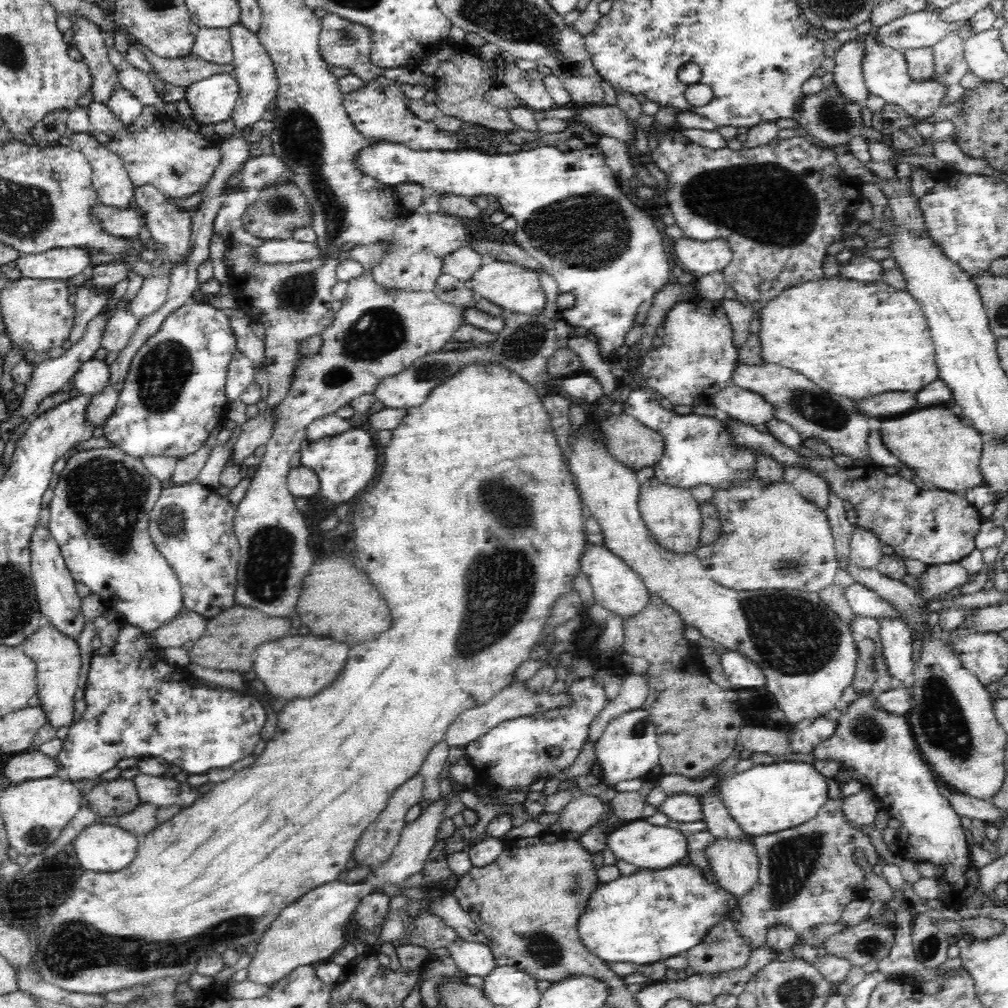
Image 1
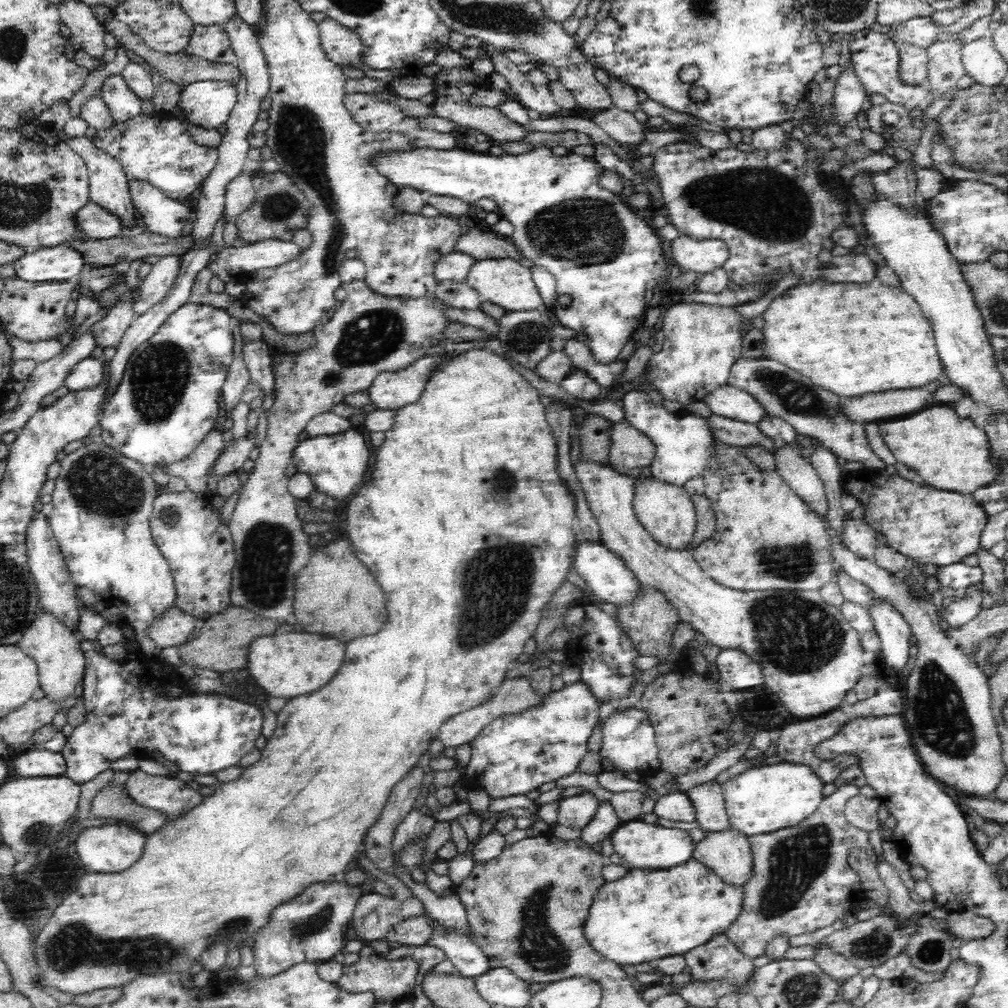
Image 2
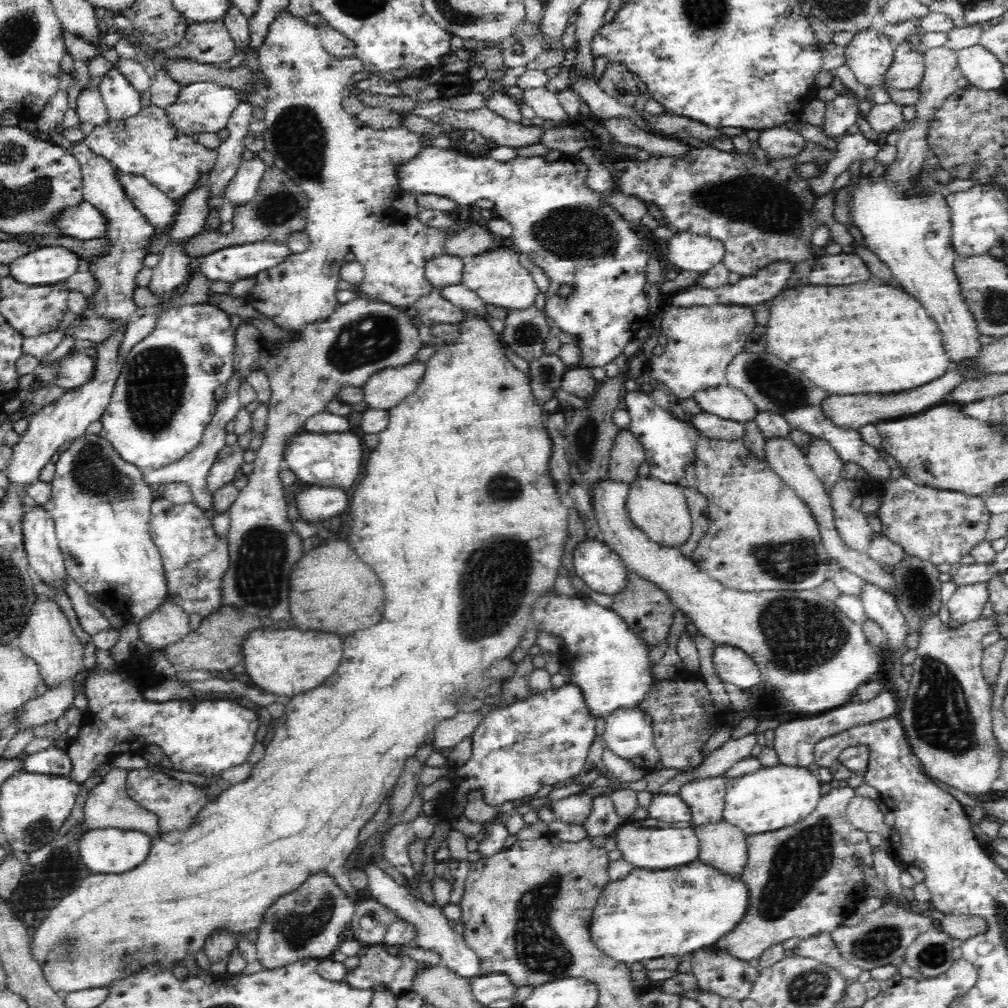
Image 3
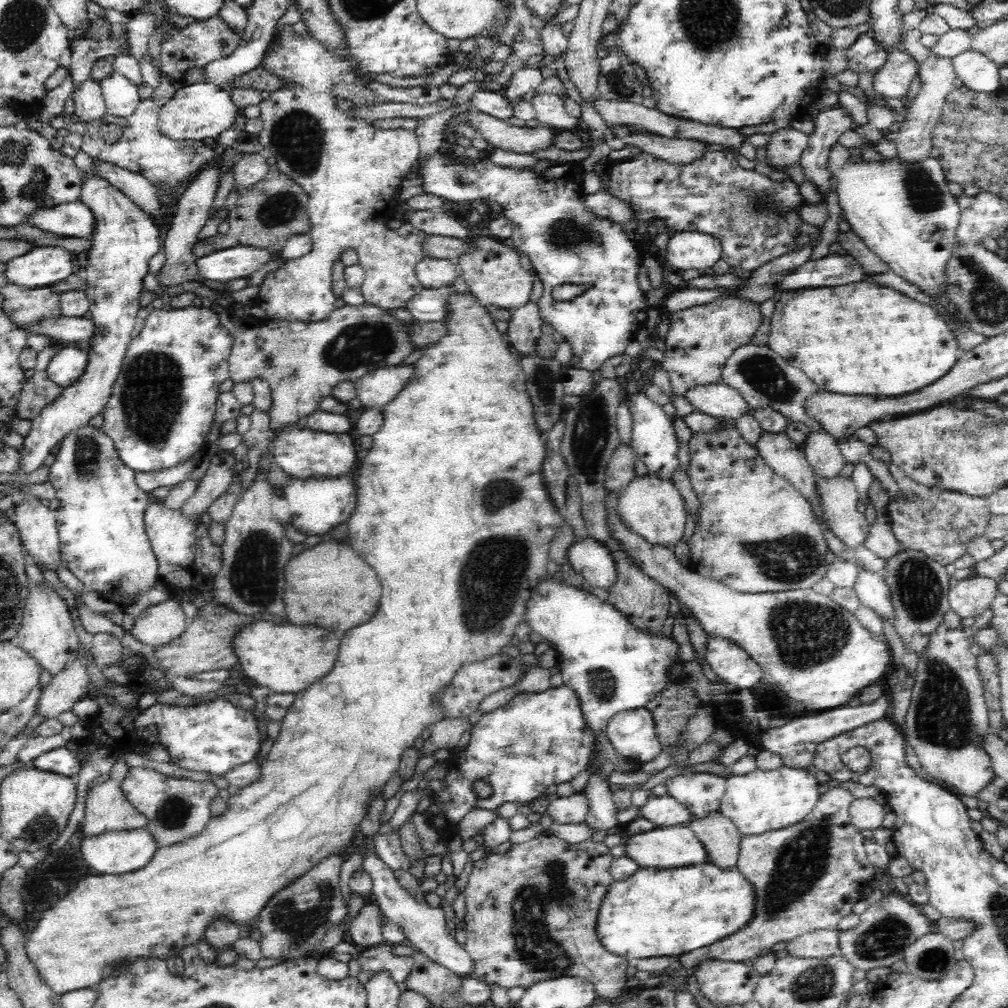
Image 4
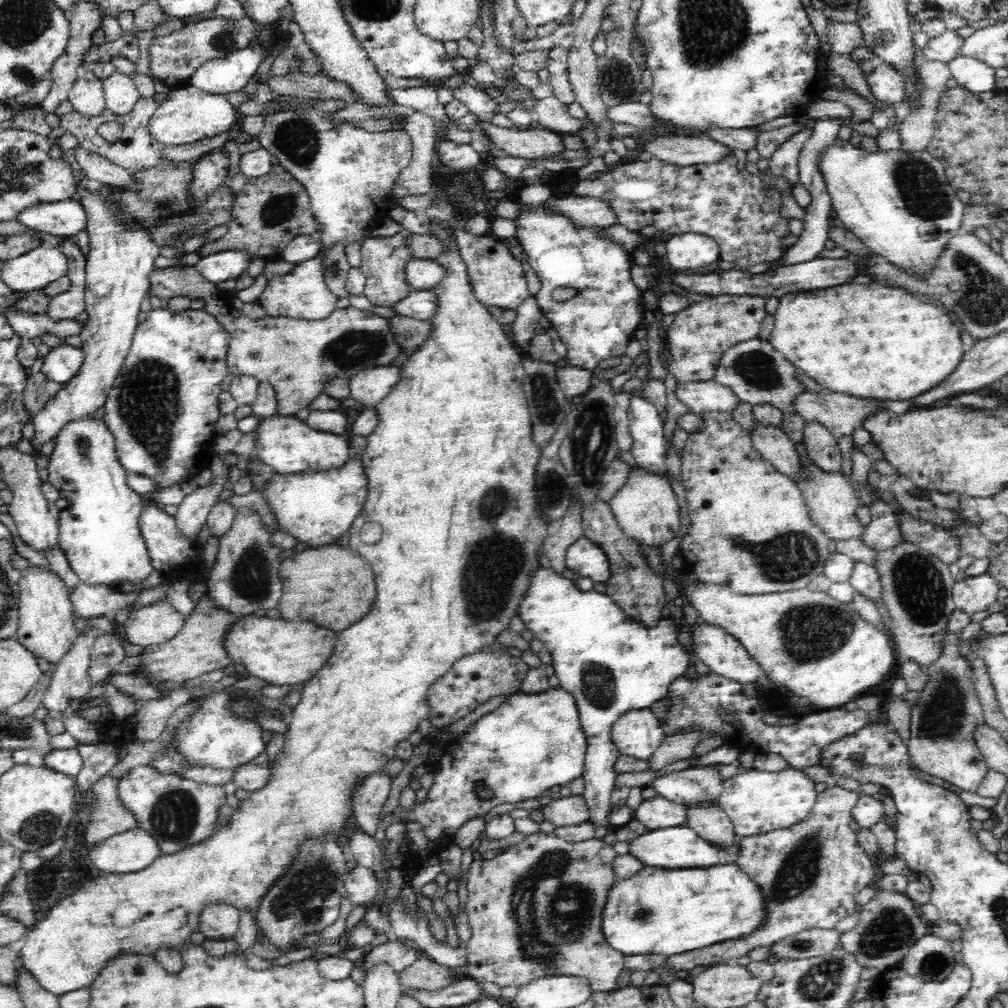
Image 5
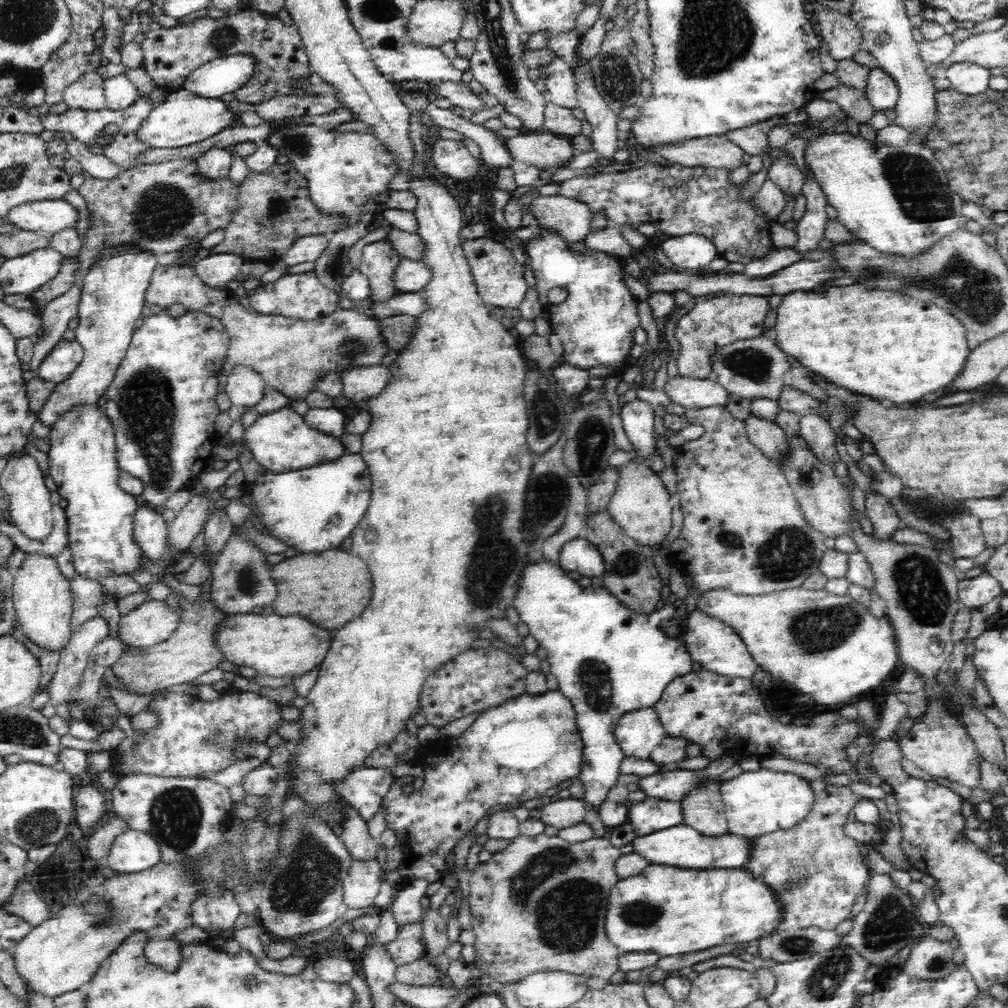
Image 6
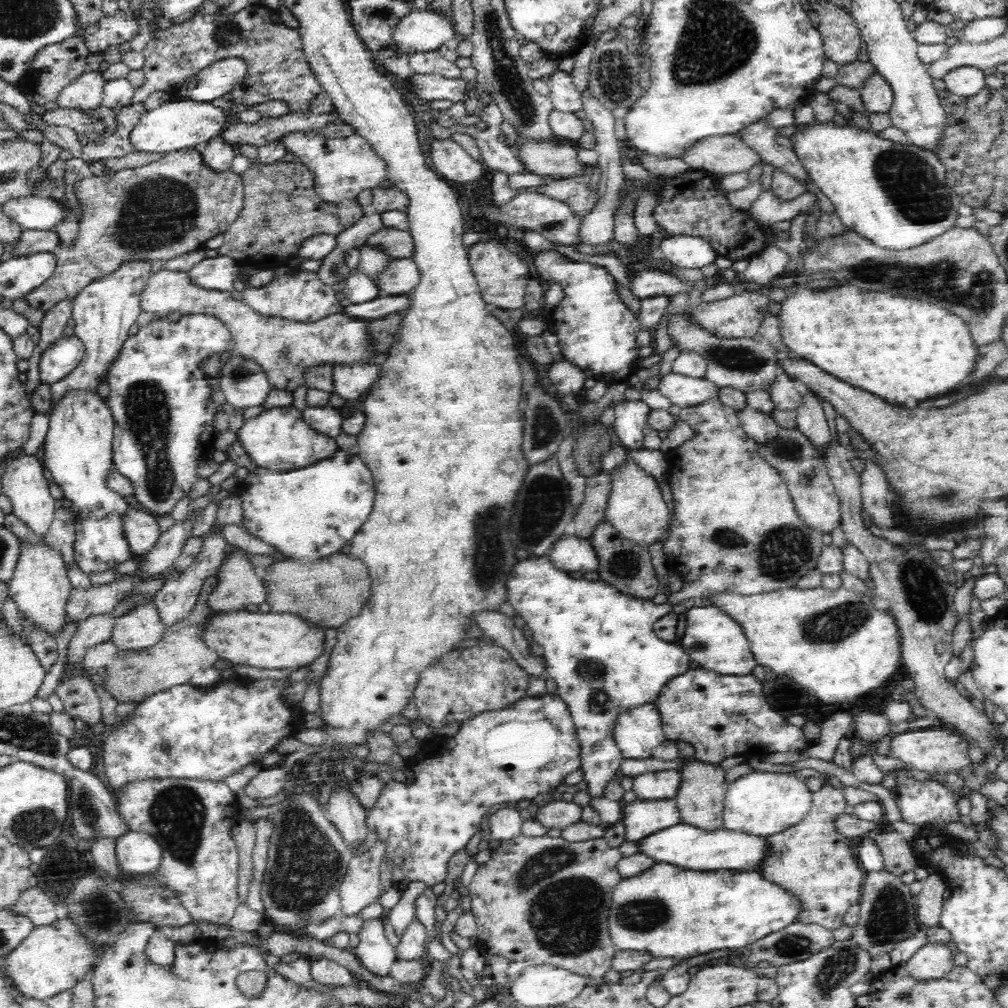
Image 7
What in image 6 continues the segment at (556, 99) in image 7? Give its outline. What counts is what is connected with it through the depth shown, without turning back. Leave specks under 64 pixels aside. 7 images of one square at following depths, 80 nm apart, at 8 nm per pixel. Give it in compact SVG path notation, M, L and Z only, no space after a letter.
M556 55L545 70L547 74L545 86L550 98L549 102L568 110L578 107L576 75L572 67Z

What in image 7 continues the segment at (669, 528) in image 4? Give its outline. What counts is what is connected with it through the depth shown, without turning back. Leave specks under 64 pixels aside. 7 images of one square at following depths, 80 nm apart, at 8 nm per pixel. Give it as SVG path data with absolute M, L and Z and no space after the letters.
M626 458L609 472L609 495L605 504L605 522L613 526L626 540L647 547L668 532L668 506L656 481L634 458Z

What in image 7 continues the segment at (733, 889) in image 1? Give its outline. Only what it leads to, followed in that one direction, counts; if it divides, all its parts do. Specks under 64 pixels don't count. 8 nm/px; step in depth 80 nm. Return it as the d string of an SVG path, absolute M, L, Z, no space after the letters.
M695 756L681 759L679 785L674 794L674 803L680 812L681 823L696 826L701 830L714 830L723 827L723 800L727 794L726 769L718 764L704 762Z

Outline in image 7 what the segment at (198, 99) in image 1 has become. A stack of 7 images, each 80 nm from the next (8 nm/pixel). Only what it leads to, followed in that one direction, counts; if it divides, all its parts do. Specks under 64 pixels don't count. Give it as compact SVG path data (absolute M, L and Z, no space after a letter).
M172 98L159 108L143 114L140 121L130 131L129 144L131 144L133 152L152 152L154 154L196 147L208 142L219 132L223 132L227 121L228 111L214 106L212 102L190 102Z

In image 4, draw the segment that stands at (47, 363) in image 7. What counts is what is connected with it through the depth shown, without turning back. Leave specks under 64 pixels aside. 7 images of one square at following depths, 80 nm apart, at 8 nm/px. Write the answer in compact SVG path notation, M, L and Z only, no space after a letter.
M73 343L56 352L45 369L52 382L62 386L72 386L80 378L88 364L88 354Z

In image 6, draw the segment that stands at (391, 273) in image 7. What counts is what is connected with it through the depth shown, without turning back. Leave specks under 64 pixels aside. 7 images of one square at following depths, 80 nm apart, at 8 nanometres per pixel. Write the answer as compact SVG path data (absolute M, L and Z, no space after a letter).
M403 258L393 270L393 287L398 293L416 292L425 285L430 278L427 266L419 260Z

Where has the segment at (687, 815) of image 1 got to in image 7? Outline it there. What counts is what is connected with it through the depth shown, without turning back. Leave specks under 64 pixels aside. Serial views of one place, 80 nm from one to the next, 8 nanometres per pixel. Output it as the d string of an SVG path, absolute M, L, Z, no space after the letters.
M673 799L634 800L623 802L622 820L625 842L639 844L660 830L675 826L680 812Z

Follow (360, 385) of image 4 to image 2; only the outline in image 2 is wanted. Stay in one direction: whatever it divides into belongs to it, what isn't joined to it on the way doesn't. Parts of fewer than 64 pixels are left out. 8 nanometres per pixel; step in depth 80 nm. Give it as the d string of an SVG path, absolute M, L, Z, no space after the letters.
M424 356L397 371L384 371L373 379L367 390L369 402L378 409L395 410L420 398L426 378L441 361L441 356Z

